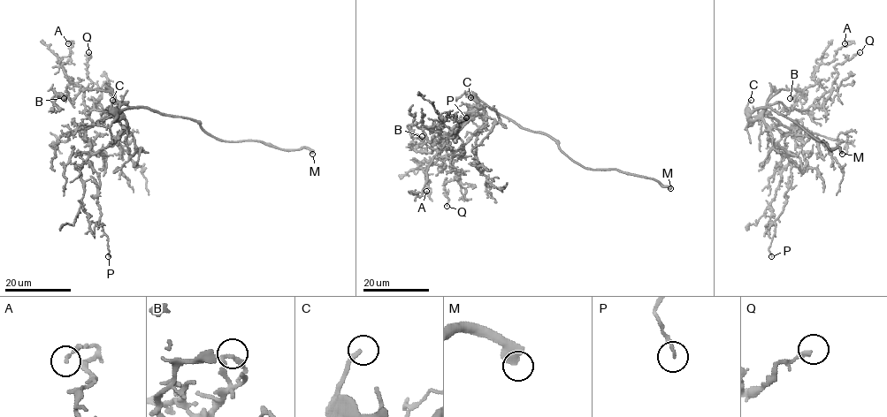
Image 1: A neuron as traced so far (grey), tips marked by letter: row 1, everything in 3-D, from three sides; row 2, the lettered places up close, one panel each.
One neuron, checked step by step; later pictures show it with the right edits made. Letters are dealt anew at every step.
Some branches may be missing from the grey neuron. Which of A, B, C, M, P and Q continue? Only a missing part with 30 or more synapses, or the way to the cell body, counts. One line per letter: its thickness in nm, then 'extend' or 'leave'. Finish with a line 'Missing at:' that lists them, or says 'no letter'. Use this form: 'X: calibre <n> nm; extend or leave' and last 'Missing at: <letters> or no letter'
A: calibre 140 nm; leave
B: calibre 180 nm; leave
C: calibre 240 nm; extend
M: calibre 500 nm; extend
P: calibre 130 nm; leave
Q: calibre 200 nm; leave
Missing at: C, M

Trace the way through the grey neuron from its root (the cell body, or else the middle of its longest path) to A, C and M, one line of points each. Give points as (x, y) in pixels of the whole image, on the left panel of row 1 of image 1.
A: (132, 107), (118, 119), (111, 93), (80, 90), (68, 79), (68, 43)
C: (132, 107), (118, 110), (111, 106), (112, 100)
M: (132, 107), (192, 117), (208, 133), (225, 141), (259, 140), (284, 149), (306, 147), (312, 154)

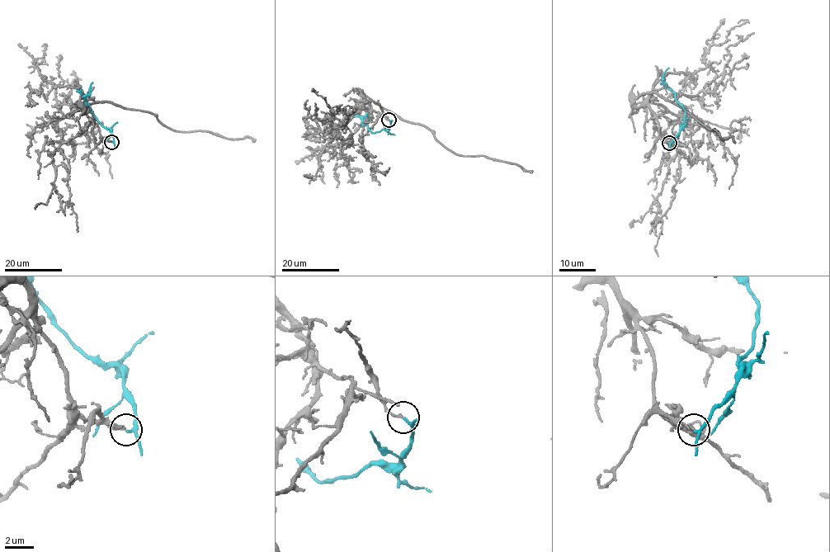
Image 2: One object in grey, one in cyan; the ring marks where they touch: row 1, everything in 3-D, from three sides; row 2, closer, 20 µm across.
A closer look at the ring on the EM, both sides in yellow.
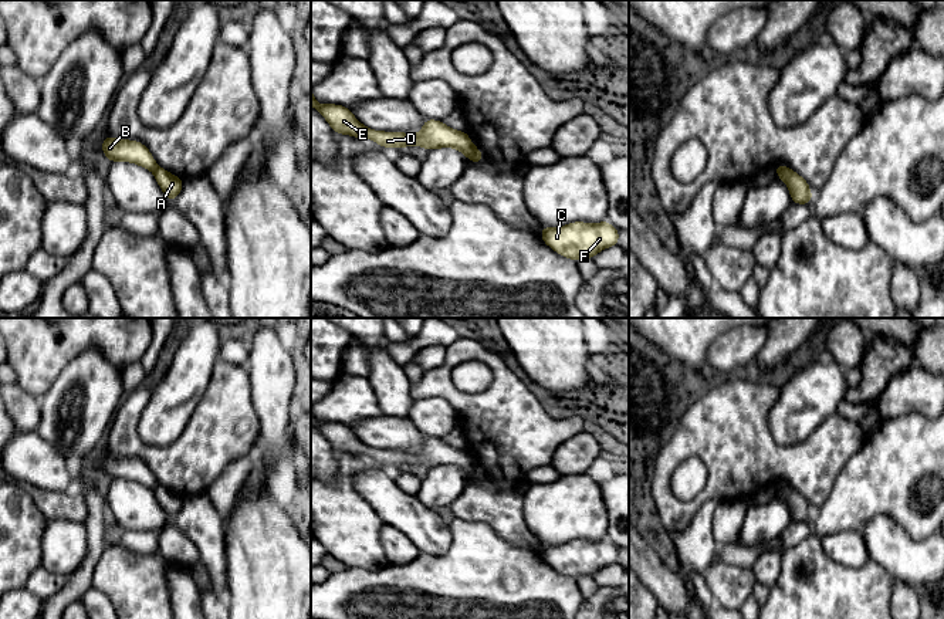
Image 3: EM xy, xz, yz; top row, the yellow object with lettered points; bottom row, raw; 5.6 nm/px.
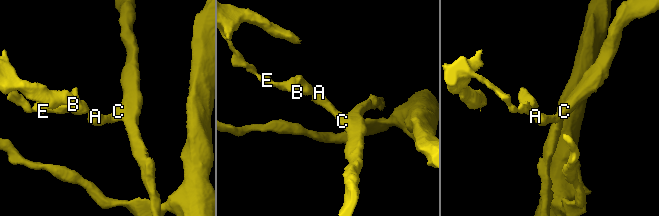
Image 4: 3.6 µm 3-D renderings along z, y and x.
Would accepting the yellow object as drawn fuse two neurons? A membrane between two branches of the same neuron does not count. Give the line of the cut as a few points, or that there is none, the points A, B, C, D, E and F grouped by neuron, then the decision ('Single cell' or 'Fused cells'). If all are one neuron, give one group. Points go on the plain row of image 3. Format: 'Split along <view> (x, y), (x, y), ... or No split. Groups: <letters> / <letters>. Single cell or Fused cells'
Split along xz (476, 466), (470, 477). Groups: A C F / B D E. Fused cells

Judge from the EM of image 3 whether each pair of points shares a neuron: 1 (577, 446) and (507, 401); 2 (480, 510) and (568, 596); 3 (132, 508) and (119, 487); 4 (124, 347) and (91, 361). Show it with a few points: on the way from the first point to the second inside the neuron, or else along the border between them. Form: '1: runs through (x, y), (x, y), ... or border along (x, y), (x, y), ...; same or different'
1: border along (582, 430), (565, 439), (555, 450), (550, 463); different
2: border along (490, 526), (506, 540), (540, 555); different
3: runs through (131, 503), (122, 493); same
4: border along (71, 358), (90, 347), (95, 347), (121, 371); different

